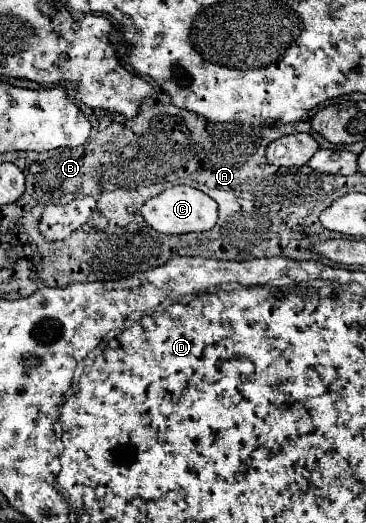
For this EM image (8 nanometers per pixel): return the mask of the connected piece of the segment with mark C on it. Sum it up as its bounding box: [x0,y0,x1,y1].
[140,186,218,234]

